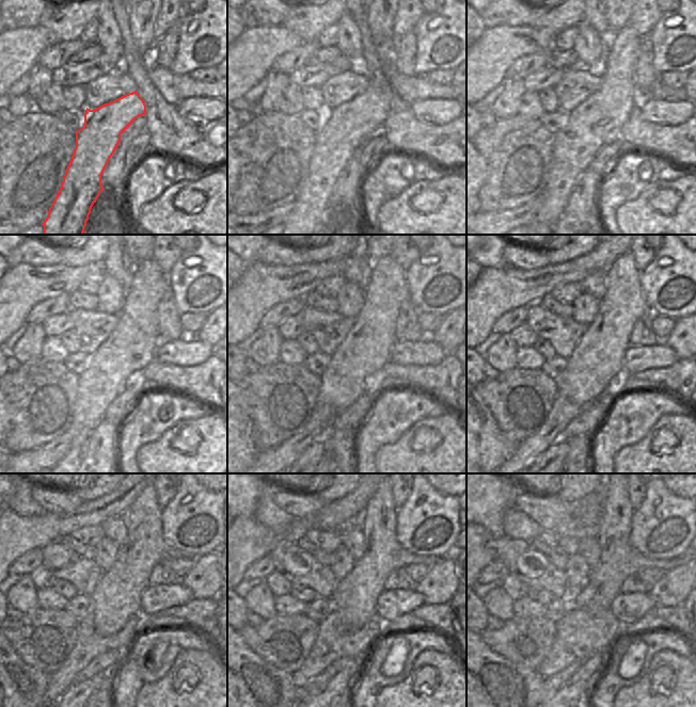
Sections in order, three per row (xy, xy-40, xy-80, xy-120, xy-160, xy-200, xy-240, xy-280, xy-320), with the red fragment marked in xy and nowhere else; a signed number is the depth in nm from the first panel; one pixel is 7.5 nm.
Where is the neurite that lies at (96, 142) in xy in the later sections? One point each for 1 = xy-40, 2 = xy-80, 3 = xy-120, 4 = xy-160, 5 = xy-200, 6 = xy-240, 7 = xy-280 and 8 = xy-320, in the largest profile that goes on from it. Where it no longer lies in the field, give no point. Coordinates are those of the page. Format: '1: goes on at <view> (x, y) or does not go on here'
1: goes on at xy-40 (348, 126)
2: goes on at xy-80 (596, 121)
3: goes on at xy-120 (119, 362)
4: goes on at xy-160 (357, 364)
5: goes on at xy-200 (598, 358)
6: goes on at xy-240 (115, 598)
7: goes on at xy-280 (354, 596)
8: goes on at xy-320 (619, 559)

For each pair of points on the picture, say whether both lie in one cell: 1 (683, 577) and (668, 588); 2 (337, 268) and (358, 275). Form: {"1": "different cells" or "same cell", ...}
{"1": "same cell", "2": "different cells"}

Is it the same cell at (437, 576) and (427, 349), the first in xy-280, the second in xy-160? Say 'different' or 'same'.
different

